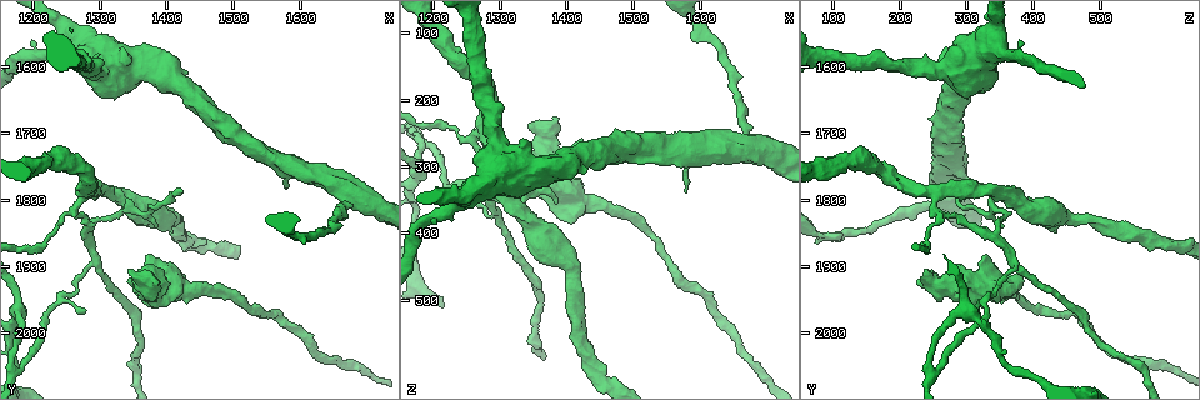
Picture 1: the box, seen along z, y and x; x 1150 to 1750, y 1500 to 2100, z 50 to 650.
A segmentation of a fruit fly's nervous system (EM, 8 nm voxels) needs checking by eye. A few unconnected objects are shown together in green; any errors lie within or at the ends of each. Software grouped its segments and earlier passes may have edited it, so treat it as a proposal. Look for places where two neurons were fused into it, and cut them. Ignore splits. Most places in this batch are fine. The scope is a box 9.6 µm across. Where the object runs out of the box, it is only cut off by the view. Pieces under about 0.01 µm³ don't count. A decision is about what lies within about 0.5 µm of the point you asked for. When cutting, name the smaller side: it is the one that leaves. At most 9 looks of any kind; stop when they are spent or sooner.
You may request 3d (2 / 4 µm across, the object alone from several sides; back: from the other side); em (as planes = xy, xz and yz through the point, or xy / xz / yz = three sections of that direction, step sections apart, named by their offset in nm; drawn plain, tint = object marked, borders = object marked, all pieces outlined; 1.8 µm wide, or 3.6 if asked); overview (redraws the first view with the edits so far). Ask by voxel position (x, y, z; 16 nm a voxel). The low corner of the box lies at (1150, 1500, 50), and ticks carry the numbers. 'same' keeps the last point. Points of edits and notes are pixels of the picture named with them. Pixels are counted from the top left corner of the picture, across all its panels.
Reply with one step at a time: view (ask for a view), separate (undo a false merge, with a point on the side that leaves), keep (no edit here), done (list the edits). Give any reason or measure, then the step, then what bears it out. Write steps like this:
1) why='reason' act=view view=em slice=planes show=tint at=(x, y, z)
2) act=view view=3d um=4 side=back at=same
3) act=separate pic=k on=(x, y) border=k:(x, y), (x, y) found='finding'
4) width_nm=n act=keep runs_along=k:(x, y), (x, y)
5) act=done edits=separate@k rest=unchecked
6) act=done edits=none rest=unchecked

why='thick turns thin' act=view view=3d um=4 at=(1365, 1920, 255)

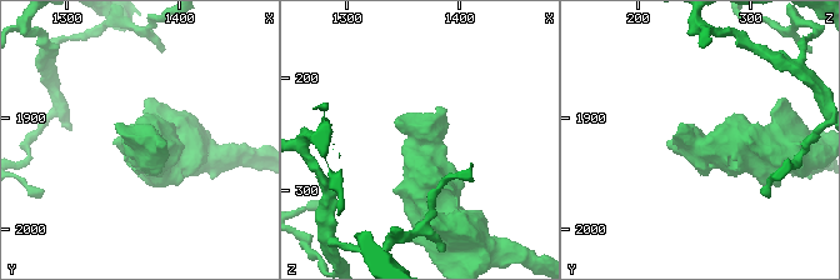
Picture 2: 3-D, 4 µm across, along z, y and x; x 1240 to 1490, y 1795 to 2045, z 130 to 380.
why='shape alone is not enough' act=view view=em um=3.6 slice=yz step=4 show=tint at=(1366, 1920, 258)

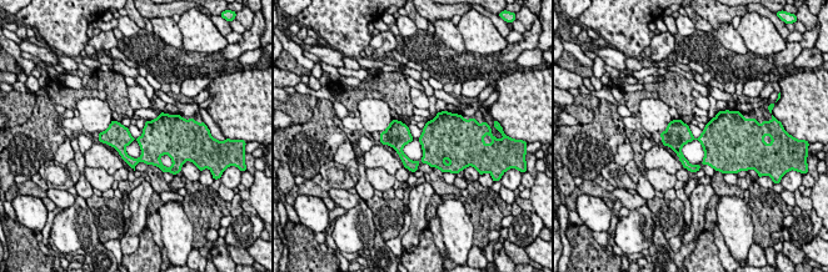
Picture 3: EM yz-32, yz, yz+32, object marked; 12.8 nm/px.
why='another direction' act=view view=em um=3.6 slice=planes show=tint at=same

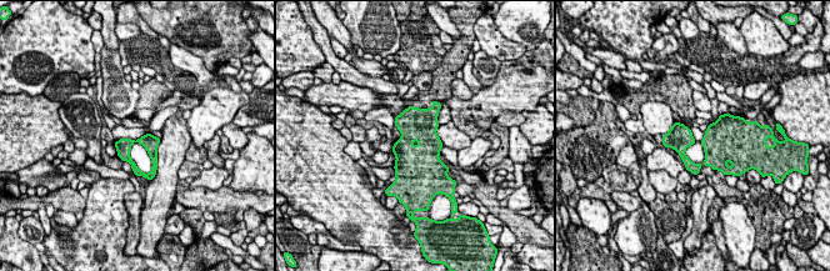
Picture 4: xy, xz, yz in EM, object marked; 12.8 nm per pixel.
act=keep found='all the same neuron'

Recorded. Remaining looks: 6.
why='abrupt turn' act=view view=3d um=4 side=back at=(1285, 1860, 345)

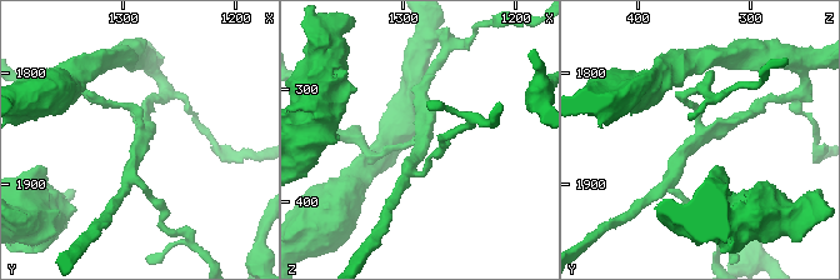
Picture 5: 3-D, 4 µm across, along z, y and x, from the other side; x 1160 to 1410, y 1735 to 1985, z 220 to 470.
arms=3 why='need the tissue' act=view view=em slice=yz step=4 show=borders at=(1284, 1858, 344)

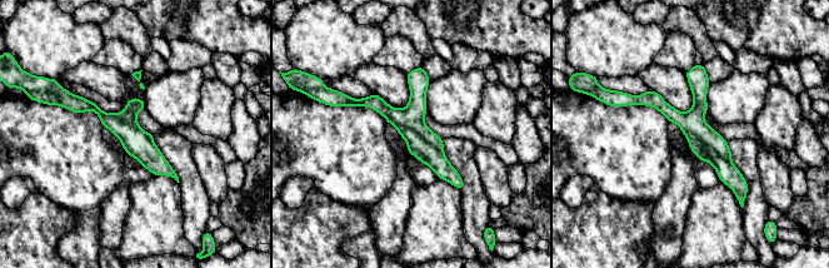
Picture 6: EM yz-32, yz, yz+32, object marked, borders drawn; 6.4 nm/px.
act=view view=em slice=planes show=borders at=same

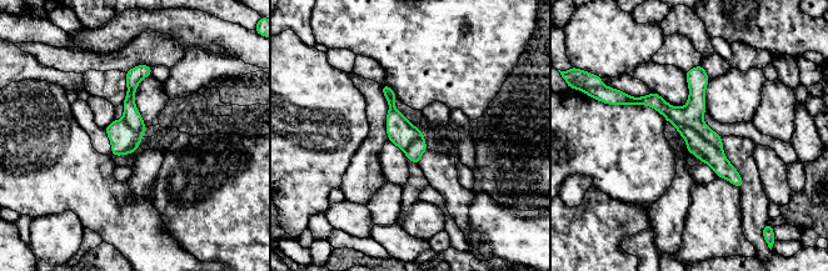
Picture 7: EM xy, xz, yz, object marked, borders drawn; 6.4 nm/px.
act=separate pic=7 on=(691, 115) border=7:(666, 116), (694, 129), (722, 151) found='two neurons meet here'

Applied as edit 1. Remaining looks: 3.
why='thick turns thin' act=view view=3d um=2 at=(1470, 1930, 360)

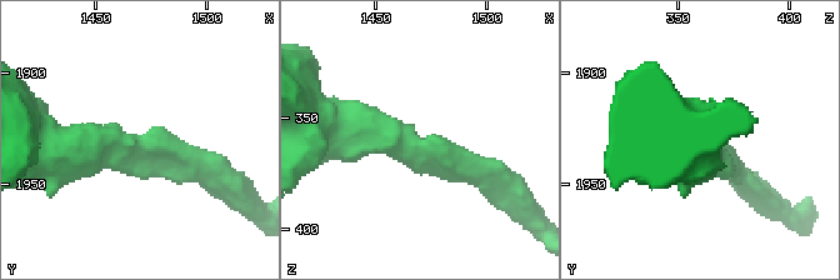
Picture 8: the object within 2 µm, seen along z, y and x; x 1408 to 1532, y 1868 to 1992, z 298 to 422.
act=view view=em slice=xz step=8 show=tint at=(1469, 1931, 362)

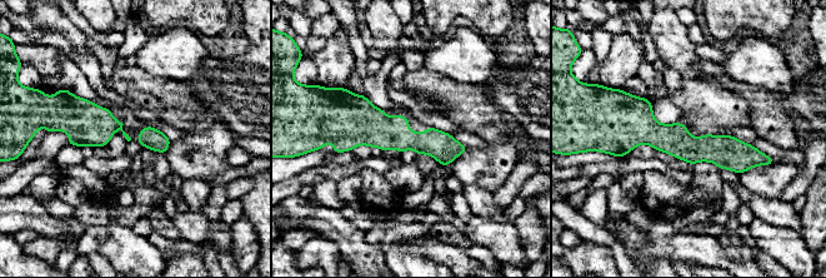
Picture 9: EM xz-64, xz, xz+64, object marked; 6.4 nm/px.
why='cut it another way' act=view view=em slice=planes show=tint at=same

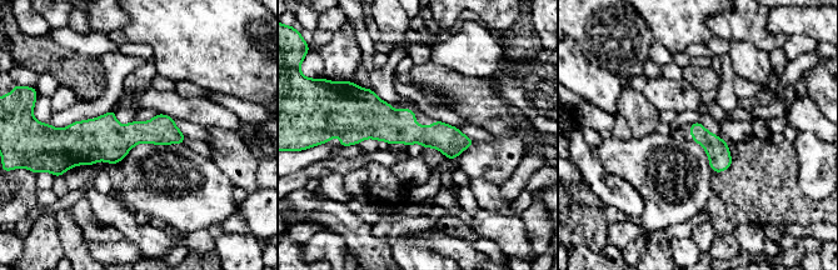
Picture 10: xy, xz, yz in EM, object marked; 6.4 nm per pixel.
act=keep found='all the same neuron'

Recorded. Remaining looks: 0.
act=done edits=separate@7 rest=unchecked

